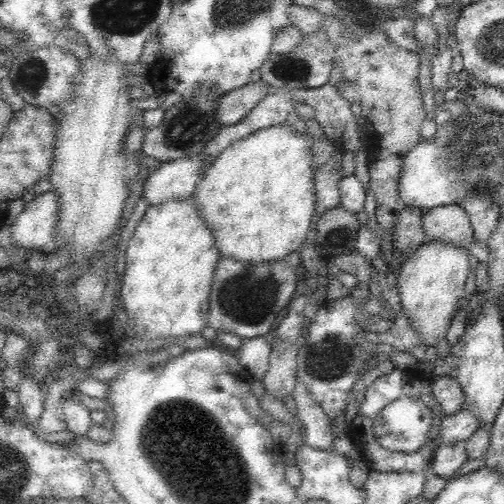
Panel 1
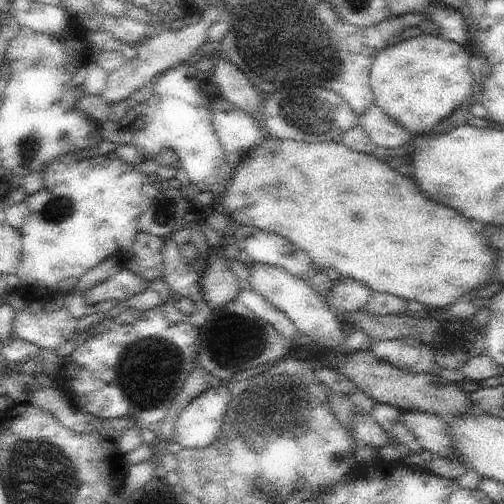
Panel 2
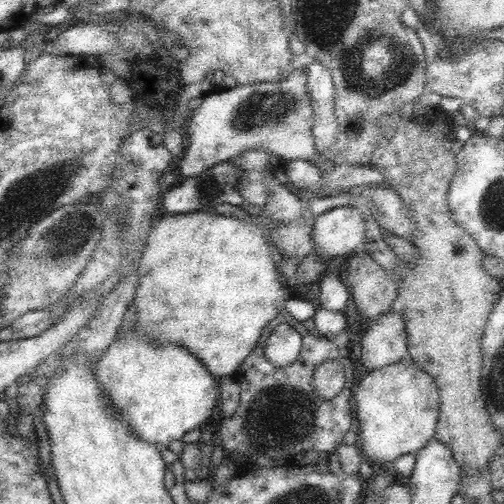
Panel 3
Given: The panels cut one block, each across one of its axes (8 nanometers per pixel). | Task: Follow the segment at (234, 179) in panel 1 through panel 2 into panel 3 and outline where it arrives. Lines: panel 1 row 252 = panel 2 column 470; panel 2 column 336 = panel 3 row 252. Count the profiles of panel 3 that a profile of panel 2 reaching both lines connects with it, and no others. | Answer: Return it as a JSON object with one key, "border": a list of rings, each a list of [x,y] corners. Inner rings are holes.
{"border":[[[216,212],[160,214],[160,218],[152,222],[138,266],[134,330],[154,346],[184,346],[202,360],[214,378],[232,378],[252,350],[258,350],[264,328],[286,312],[288,294],[280,284],[280,272],[272,262],[266,230],[270,228],[268,216],[264,214],[256,214],[252,220],[240,220],[236,216],[222,216]]]}

